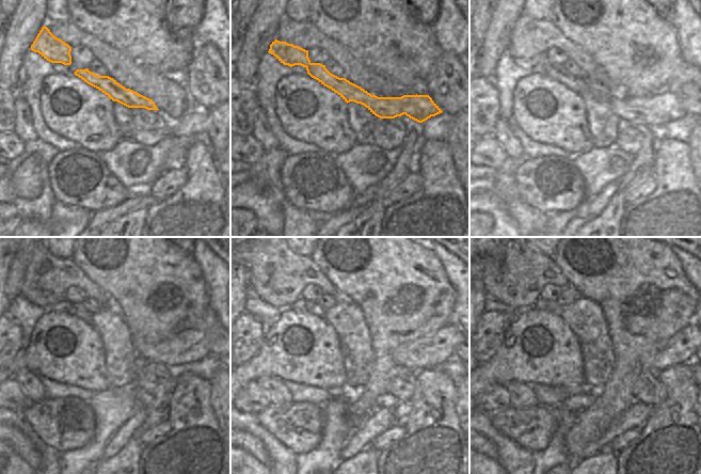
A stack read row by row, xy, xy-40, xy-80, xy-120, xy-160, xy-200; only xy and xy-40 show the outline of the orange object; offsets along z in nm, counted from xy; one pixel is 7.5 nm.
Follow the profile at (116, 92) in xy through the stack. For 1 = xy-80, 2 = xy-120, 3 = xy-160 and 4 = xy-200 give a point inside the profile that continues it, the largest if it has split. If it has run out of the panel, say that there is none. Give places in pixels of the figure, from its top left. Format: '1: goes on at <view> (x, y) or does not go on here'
1: goes on at xy-80 (655, 110)
2: goes on at xy-120 (189, 346)
3: goes on at xy-160 (430, 351)
4: goes on at xy-200 (678, 349)

